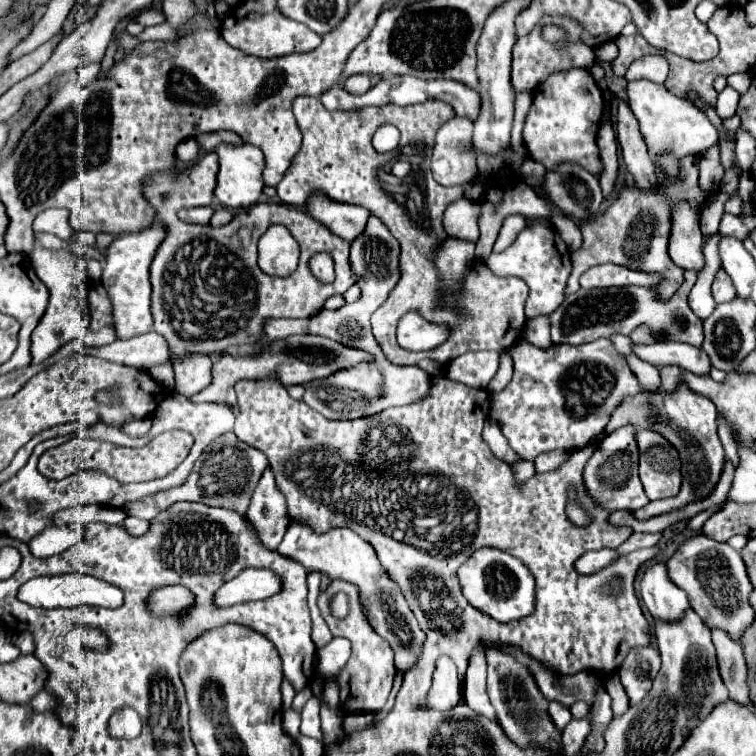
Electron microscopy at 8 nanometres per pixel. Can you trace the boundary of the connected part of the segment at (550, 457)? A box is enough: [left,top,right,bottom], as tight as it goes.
[535,449,573,473]

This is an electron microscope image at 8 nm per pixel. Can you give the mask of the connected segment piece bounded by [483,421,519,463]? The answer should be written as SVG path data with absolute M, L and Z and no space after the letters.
M487 421L487 425L483 427L483 441L489 445L489 449L493 449L493 453L503 459L505 463L515 463L519 461L519 457L515 455L513 449L509 449L507 439L503 437L503 433L497 429L495 421Z

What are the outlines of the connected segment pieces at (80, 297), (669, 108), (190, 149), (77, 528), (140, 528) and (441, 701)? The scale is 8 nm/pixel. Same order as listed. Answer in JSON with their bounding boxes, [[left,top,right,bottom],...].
[[29,245,89,363],[627,81,717,177],[177,139,199,163],[27,523,83,558],[123,517,147,535],[433,661,461,709]]

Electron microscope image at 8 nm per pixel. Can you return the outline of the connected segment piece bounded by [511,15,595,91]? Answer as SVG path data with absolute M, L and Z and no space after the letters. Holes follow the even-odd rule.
M547 15L547 17L541 17L539 25L525 37L519 37L515 47L513 47L513 71L511 71L511 83L513 83L513 89L515 91L525 91L525 89L535 89L539 87L539 83L543 83L551 73L559 73L559 71L567 71L567 69L583 68L590 69L595 62L594 50L587 45L581 45L579 43L579 37L583 33L583 27L573 19L573 17L553 17L553 15ZM547 23L555 23L555 25L561 25L567 33L569 33L569 45L565 45L567 49L563 47L555 47L553 43L547 43L543 41L541 37L541 29L547 25Z

